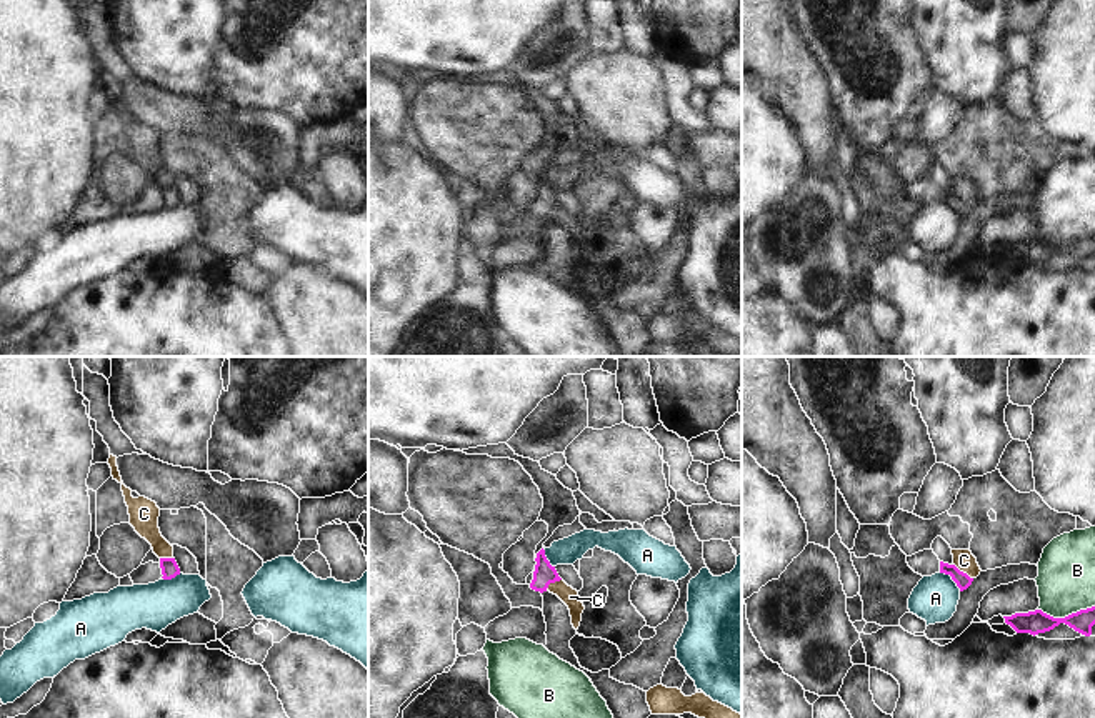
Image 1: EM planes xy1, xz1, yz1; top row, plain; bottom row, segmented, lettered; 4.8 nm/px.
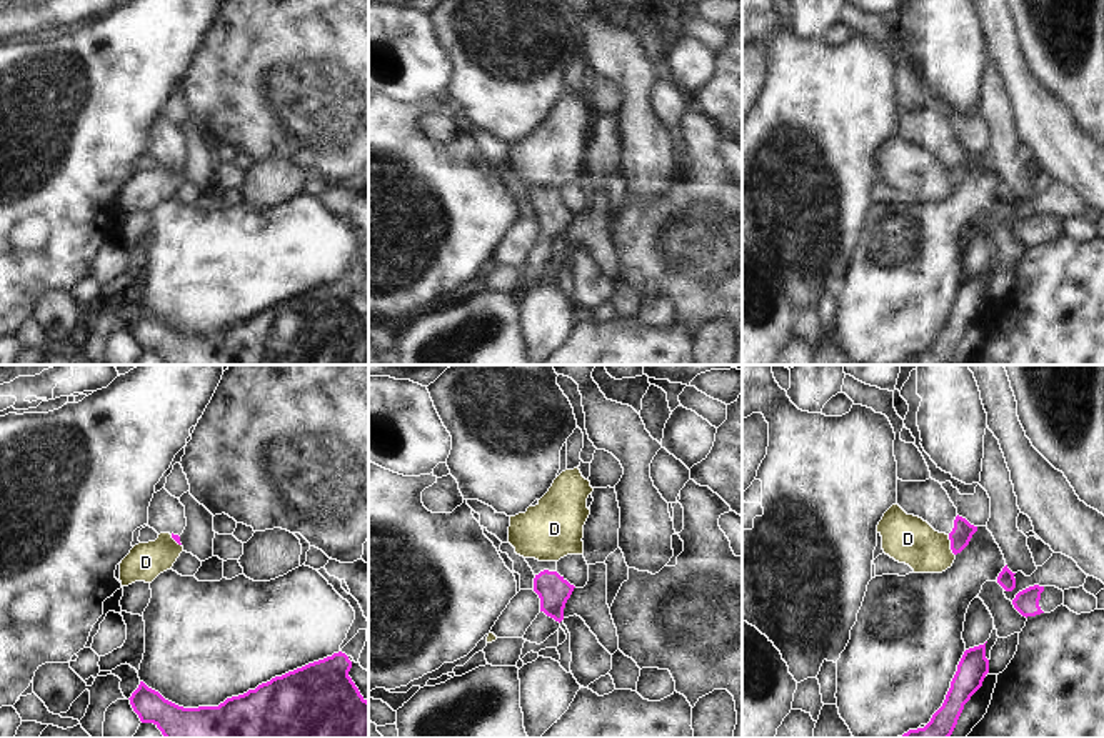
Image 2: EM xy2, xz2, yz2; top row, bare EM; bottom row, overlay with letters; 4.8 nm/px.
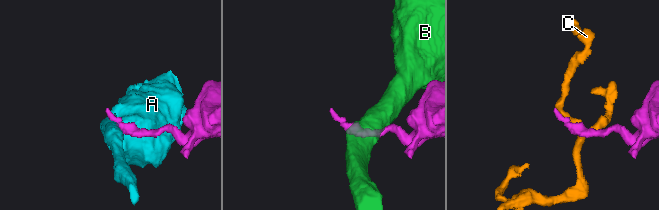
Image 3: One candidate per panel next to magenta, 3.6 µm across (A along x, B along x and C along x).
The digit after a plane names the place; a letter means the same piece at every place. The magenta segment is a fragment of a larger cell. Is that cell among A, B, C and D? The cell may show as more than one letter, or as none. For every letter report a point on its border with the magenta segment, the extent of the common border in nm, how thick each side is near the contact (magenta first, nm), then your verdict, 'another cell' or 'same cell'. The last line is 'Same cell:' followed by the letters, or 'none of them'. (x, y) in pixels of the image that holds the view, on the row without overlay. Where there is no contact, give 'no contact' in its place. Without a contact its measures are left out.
A: yz1 (952, 205) | 140 nm | 70/220 nm | another cell
B: yz1 (1065, 244) | 280 nm | 110/280 nm | another cell
C: yz1 (962, 199) | 120 nm | 70/100 nm | another cell
D: yz2 (951, 172) | 110 nm | 100/240 nm | another cell
Same cell: none of them

